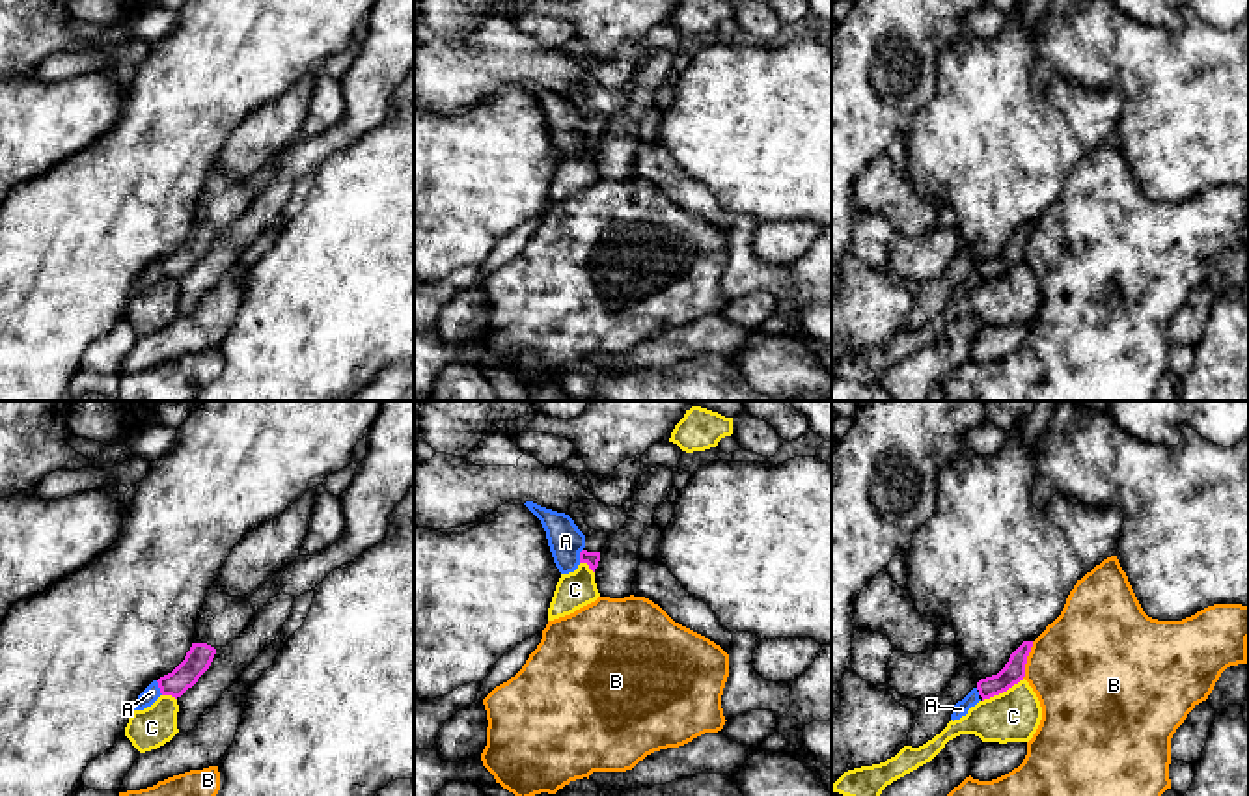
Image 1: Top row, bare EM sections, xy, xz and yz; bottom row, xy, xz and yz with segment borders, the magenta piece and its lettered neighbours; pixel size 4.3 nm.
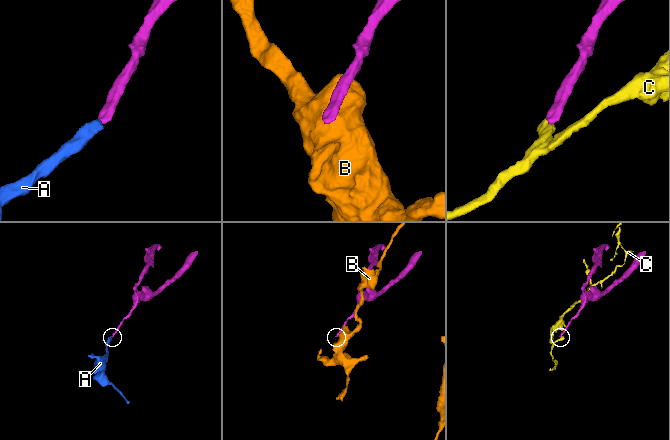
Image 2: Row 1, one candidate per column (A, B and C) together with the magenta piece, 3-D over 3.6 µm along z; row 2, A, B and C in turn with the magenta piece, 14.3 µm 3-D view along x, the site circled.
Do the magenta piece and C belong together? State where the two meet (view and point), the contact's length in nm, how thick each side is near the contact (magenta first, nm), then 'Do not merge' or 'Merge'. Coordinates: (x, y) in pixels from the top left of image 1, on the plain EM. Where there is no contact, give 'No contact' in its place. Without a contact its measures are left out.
Touches magenta at yz (1003, 273). Shared border 200 nm. Thickness 100 nm (magenta) against 220 nm. Do not merge

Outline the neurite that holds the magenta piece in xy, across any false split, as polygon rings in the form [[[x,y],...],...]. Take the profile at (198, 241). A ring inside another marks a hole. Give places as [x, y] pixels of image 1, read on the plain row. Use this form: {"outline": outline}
{"outline": [[[192,226],[185,242],[168,257],[153,263],[136,283],[134,293],[151,289],[160,278],[181,280],[209,252],[216,231],[207,226]]]}

